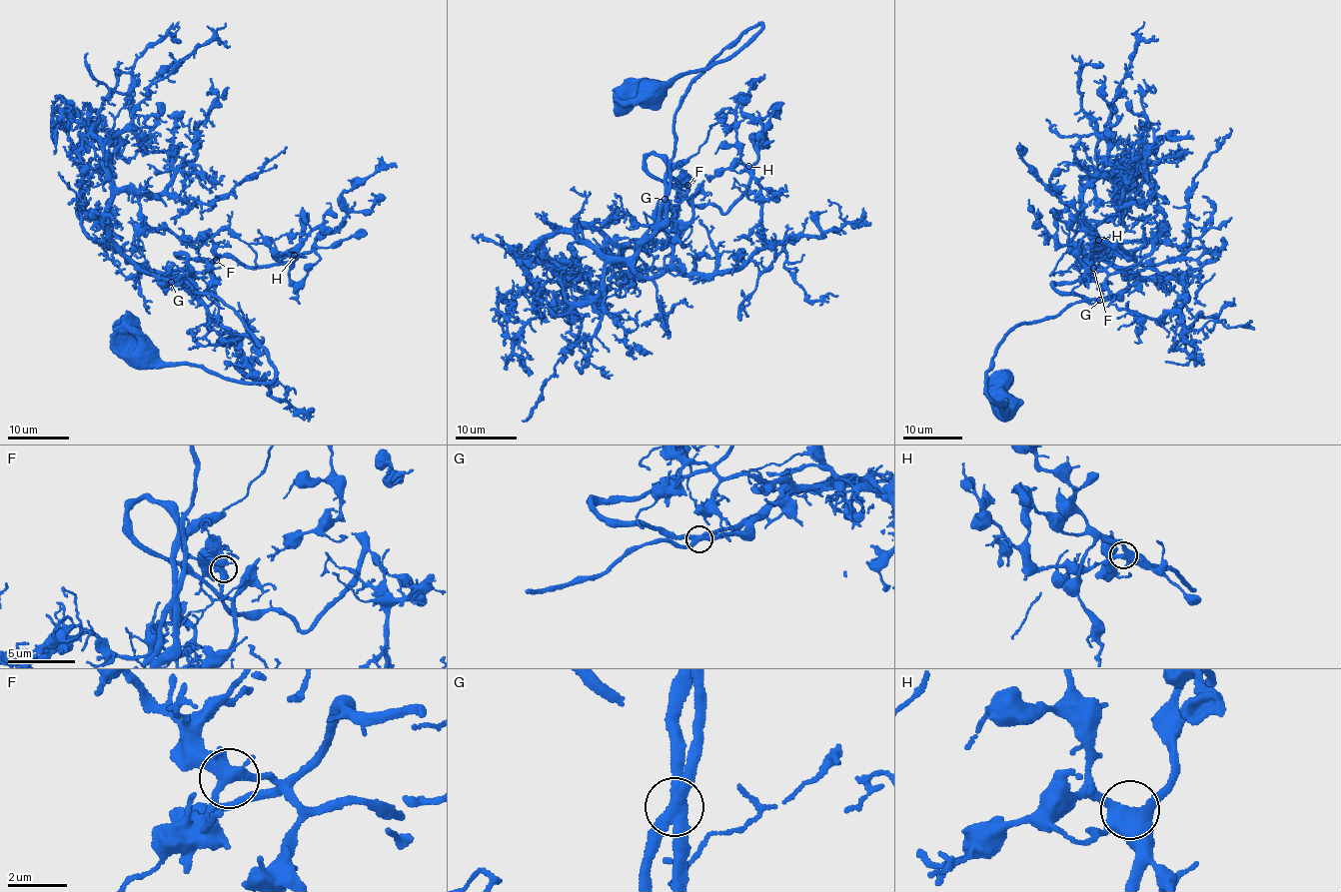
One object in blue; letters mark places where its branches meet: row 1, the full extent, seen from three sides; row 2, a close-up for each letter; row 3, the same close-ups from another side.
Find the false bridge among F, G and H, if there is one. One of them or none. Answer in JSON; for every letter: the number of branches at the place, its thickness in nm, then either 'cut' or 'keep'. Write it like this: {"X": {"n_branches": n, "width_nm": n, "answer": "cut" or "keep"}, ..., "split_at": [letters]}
{"F": {"n_branches": 4, "width_nm": 380, "answer": "keep"}, "G": {"n_branches": 4, "width_nm": 400, "answer": "keep"}, "H": {"n_branches": 4, "width_nm": 480, "answer": "keep"}, "split_at": []}

